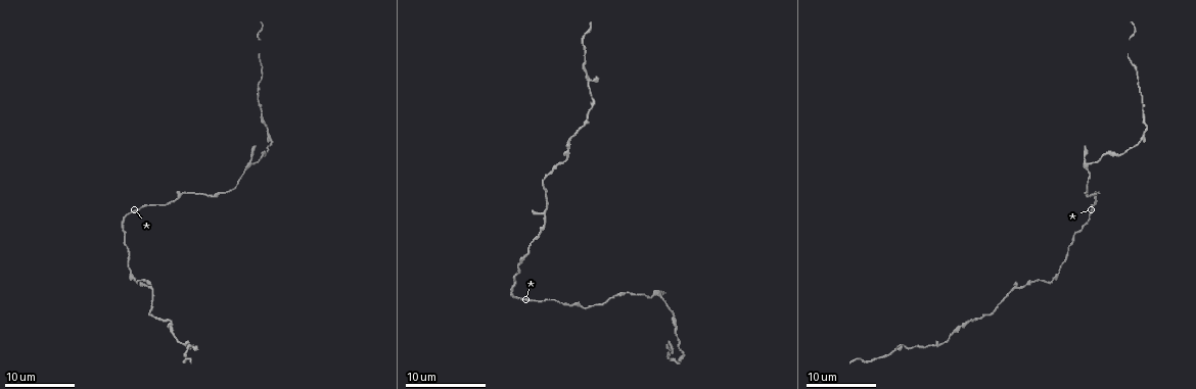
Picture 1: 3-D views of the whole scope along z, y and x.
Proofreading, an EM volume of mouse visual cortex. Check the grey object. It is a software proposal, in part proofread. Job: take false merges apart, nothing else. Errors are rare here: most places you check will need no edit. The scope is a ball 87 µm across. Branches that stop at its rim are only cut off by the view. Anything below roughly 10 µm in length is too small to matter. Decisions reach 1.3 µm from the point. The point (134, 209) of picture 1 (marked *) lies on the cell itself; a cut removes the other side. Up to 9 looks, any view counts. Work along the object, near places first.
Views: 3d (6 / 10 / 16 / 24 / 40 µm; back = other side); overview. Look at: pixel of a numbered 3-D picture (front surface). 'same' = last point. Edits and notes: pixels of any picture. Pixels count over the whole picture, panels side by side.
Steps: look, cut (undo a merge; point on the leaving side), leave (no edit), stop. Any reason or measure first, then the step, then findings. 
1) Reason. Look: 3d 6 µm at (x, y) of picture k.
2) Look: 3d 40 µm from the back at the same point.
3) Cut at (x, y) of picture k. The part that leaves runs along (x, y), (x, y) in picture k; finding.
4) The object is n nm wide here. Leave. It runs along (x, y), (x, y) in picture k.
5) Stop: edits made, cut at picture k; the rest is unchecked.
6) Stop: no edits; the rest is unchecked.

Thick turns thin. Look: 3d 16 µm at (187, 193) of picture 1.

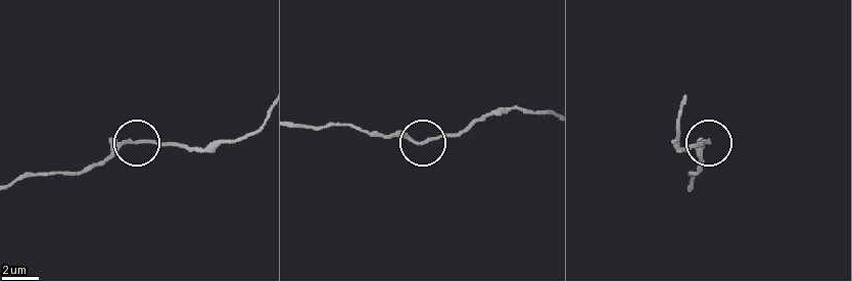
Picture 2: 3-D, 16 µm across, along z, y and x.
The object is 170 nm wide here. Leave. It runs along (11, 183), (53, 171), (94, 168), (131, 143), (180, 143) in picture 2; all the same cell.

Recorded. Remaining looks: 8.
Thick turns thin. Look: 3d 16 µm at (665, 300) of picture 1.

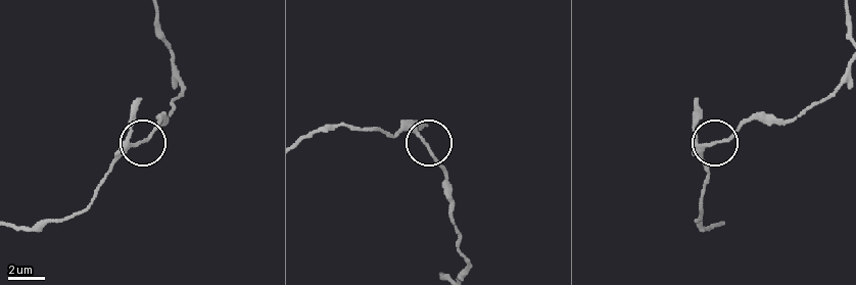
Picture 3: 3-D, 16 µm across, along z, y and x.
From behind. Look: 3d 16 µm from the back at (137, 142) of picture 3.

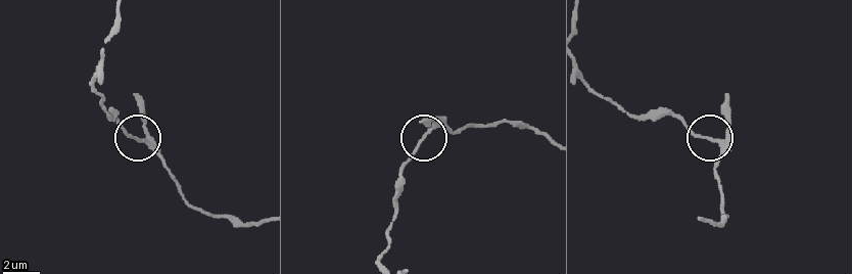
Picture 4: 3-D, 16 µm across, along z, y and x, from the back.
Leave. It runs along (548, 141), (507, 123), (438, 127), (398, 172) in picture 4; continuous, no second cell.

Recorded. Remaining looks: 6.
Sudden change in width. Look: 3d 16 µm at (169, 321) of picture 1.

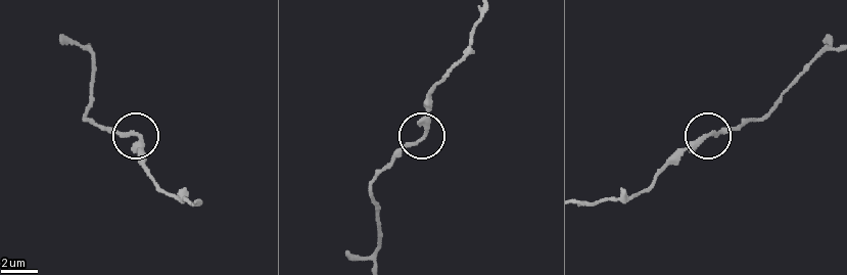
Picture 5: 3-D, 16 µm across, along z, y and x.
Leave. It runs along (833, 46), (763, 115), (709, 135), (673, 164) in picture 5; one cell here.

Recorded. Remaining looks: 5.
Calibre changes. Look: 3d 10 µm at (903, 344) of picture 1.

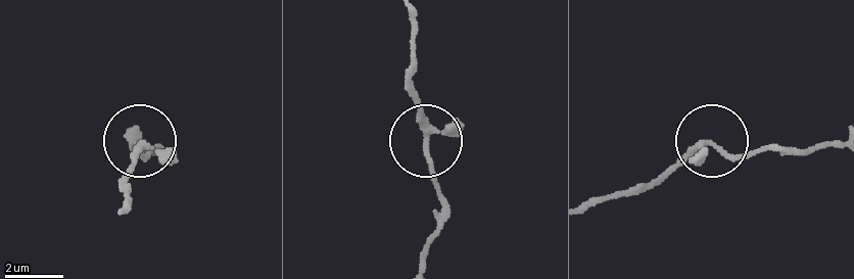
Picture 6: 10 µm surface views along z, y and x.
3 arms meet here. Leave. One cell here.

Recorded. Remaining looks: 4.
Stop: no edits; the rest is unchecked.

